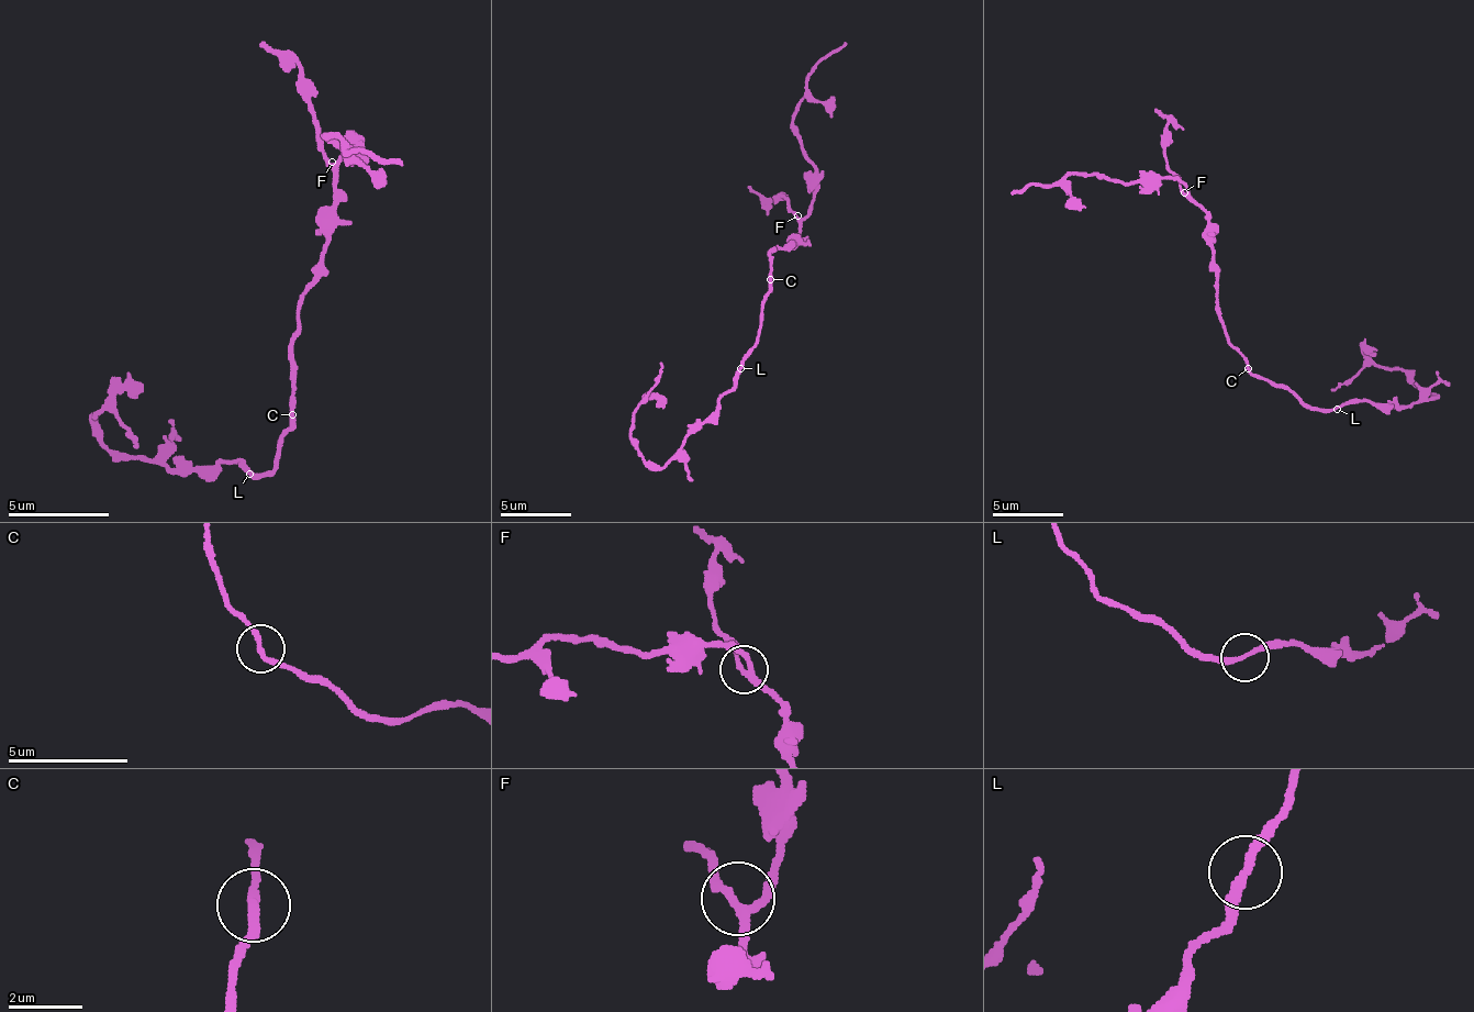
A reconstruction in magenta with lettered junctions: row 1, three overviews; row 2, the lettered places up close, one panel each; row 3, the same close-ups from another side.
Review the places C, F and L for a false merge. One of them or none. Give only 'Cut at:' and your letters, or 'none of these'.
Cut at: none of these

